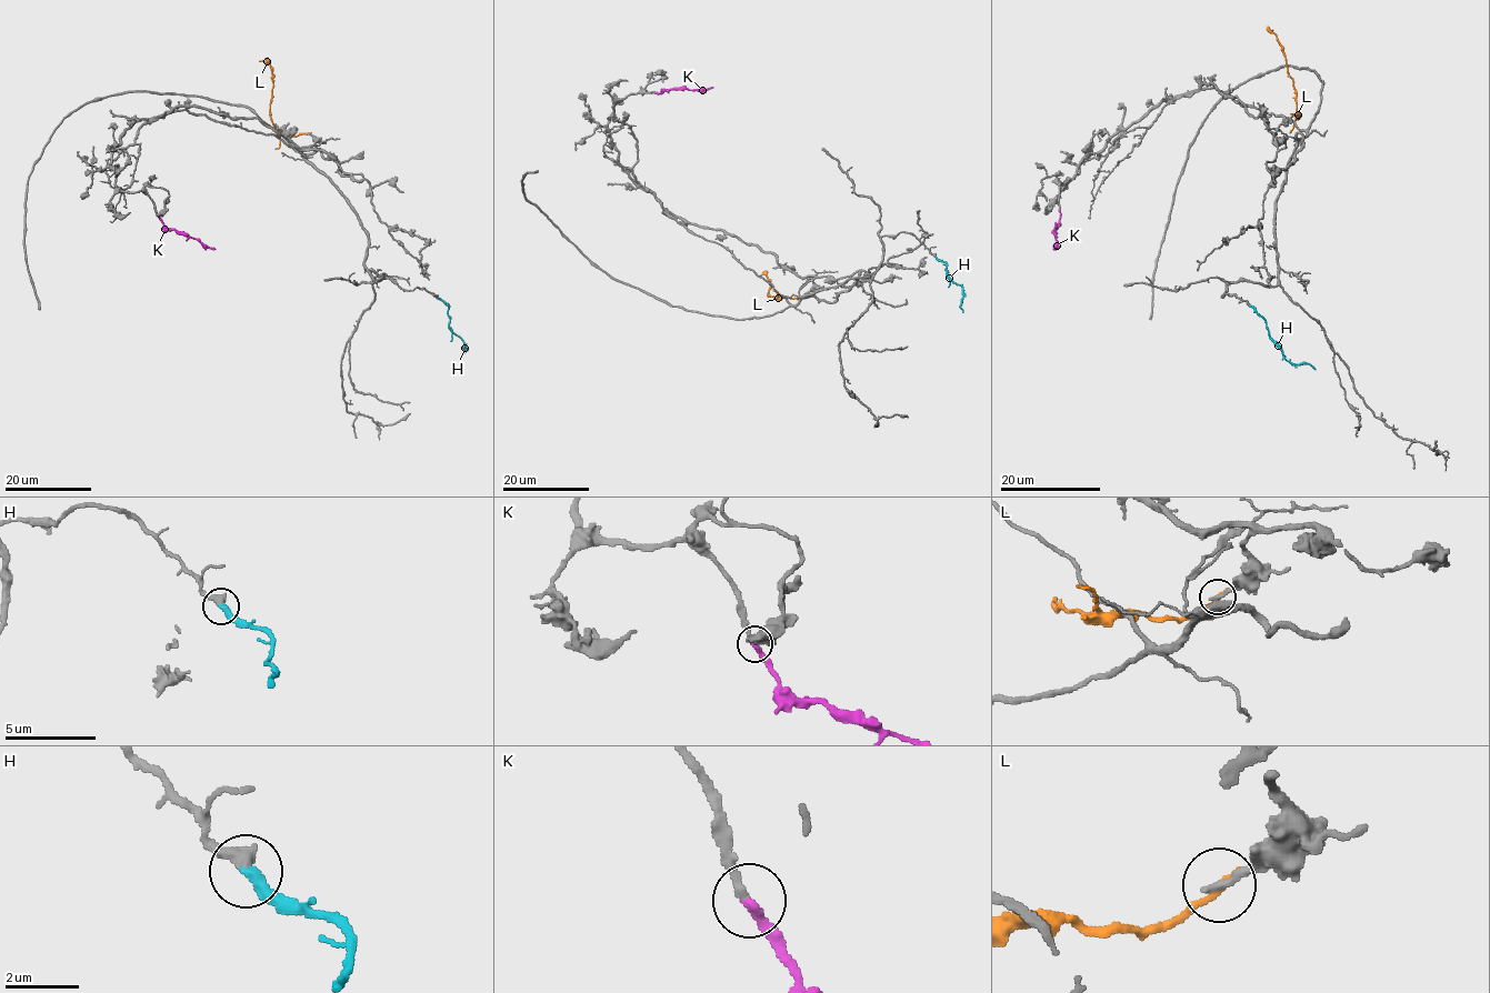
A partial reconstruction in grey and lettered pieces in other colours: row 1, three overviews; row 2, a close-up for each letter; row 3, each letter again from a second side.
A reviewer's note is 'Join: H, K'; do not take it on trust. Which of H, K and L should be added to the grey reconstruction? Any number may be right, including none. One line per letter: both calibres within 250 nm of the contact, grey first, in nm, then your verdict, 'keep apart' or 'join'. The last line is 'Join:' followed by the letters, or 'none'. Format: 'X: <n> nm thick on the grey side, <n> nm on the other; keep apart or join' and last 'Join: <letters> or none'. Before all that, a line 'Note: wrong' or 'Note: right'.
Note: right
H: 440 nm thick on the grey side, 340 nm on the other; join
K: 240 nm thick on the grey side, 280 nm on the other; join
L: 240 nm thick on the grey side, 280 nm on the other; keep apart
Join: H, K

